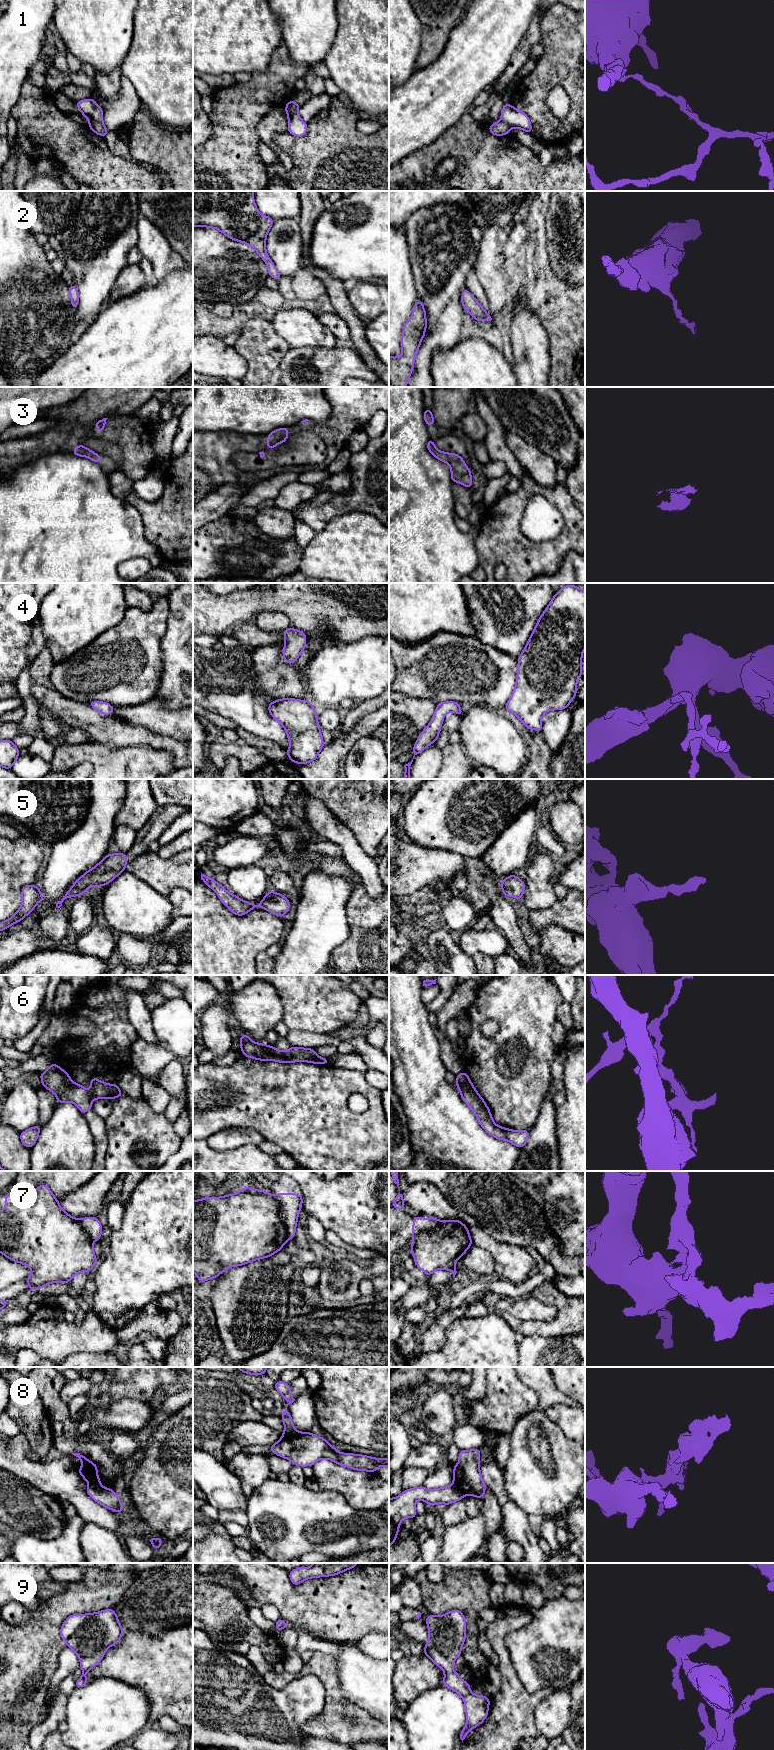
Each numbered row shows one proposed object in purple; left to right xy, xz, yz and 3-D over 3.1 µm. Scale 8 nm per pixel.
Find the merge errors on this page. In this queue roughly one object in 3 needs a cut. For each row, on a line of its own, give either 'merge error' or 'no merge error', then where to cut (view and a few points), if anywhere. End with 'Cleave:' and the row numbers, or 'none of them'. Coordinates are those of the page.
1: merge error; cut xy (89, 120), (102, 122)
2: no merge error; cut none
3: no merge error; cut none
4: no merge error; cut none
5: no merge error; cut none
6: no merge error; cut none
7: merge error; cut xz (273, 1196), (278, 1203), (279, 1215), (288, 1238)
8: merge error; cut xz (297, 1431), (283, 1434)
9: no merge error; cut none
Cleave: 1, 7, 8

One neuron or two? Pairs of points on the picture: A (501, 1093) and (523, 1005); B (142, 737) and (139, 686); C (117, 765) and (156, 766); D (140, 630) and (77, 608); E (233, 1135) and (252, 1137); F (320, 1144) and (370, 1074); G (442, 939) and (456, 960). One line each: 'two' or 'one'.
A: one
B: two
C: one
D: two
E: one
F: two
G: one

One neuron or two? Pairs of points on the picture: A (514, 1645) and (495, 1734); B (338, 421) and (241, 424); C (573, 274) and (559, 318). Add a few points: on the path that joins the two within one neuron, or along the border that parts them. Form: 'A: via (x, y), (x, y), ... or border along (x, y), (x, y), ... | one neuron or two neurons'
A: border along (505, 1638), (504, 1645), (509, 1659), (521, 1682) | two neurons
B: border along (332, 407), (332, 413), (325, 421), (300, 421) | two neurons
C: border along (552, 270), (559, 279), (574, 287) | two neurons

